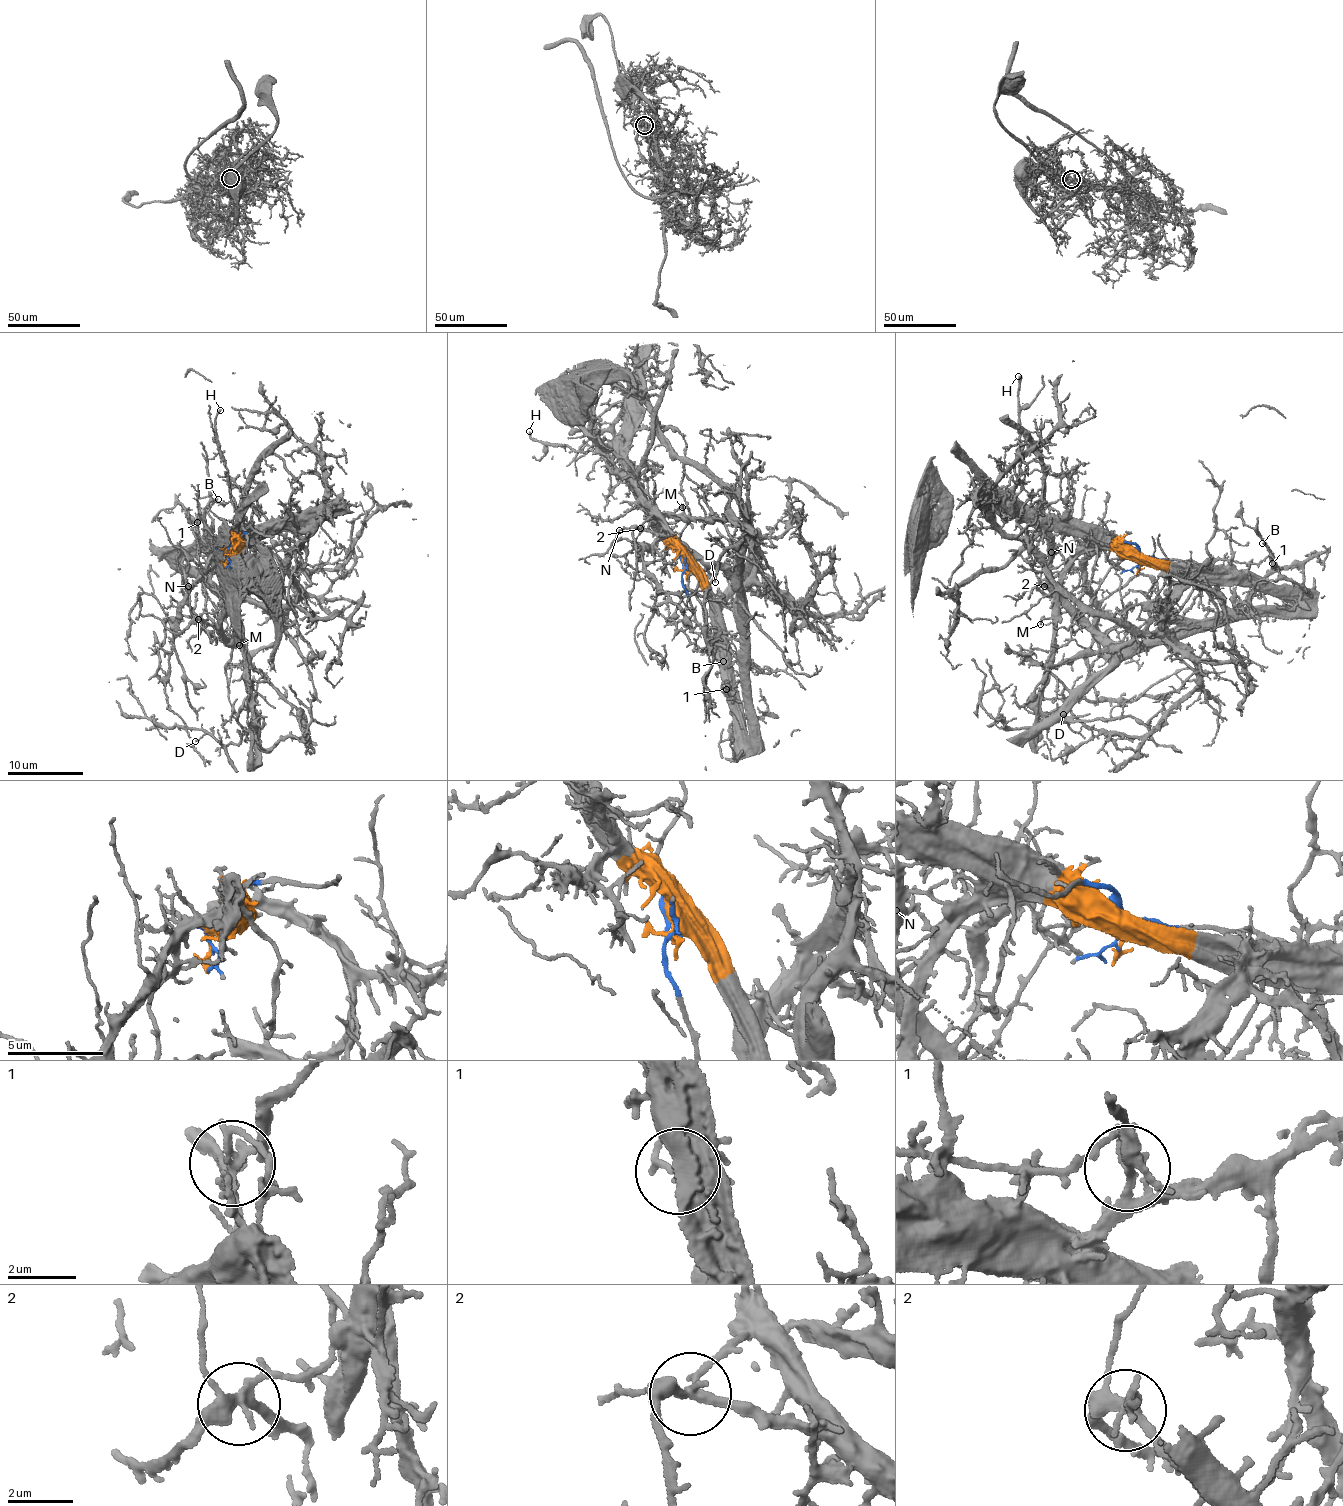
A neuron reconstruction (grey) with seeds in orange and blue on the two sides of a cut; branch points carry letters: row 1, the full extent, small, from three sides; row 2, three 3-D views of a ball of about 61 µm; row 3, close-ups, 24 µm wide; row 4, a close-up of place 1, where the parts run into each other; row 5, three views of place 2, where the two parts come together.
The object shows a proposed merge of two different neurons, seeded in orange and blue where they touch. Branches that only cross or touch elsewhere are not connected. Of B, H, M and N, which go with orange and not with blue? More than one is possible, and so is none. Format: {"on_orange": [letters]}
{"on_orange": ["B", "H", "M"]}

